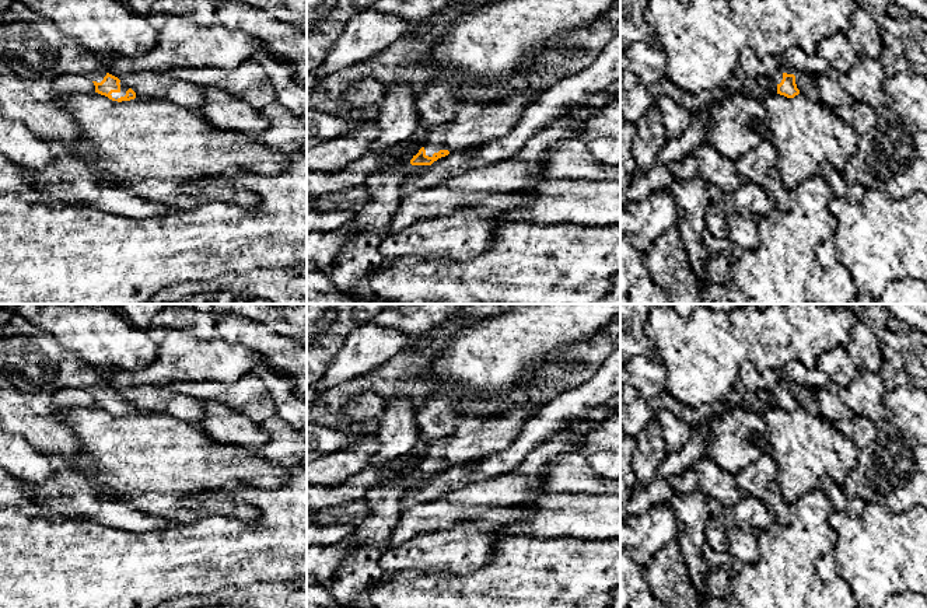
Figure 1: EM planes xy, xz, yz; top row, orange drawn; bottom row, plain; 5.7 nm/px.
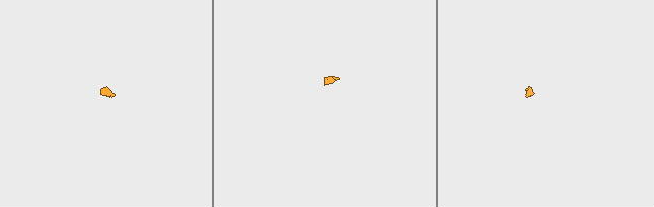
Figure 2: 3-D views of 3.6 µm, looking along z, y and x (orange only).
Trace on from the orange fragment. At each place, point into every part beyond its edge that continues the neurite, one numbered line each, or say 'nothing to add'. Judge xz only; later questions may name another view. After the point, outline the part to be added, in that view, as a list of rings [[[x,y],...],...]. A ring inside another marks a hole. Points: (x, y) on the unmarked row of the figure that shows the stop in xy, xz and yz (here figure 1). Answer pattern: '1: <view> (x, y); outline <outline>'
1: xz (474, 437); outline [[[545,402],[531,408],[514,408],[486,417],[464,415],[451,436],[421,440],[426,469],[440,464],[458,465],[479,457],[489,457],[510,445],[524,422]]]

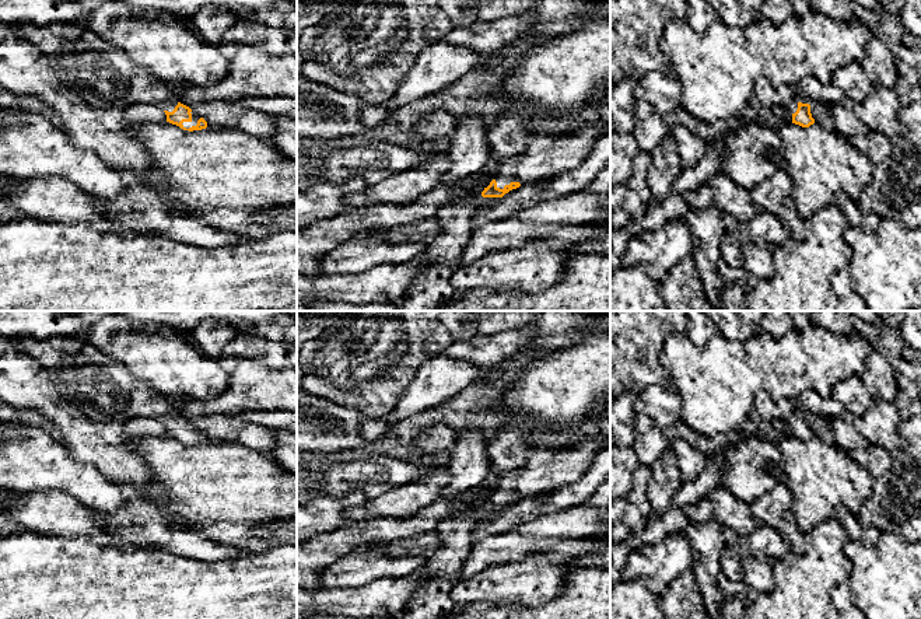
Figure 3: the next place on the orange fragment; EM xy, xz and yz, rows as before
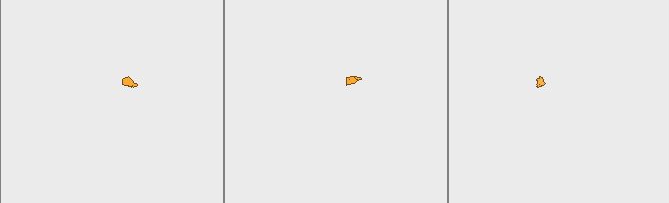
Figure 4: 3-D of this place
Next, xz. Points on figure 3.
1: xz (545, 469); outline [[[585,440],[557,450],[535,447],[522,468],[493,472],[497,501],[511,496],[529,497],[550,489],[560,489],[581,478],[595,454],[610,440]]]

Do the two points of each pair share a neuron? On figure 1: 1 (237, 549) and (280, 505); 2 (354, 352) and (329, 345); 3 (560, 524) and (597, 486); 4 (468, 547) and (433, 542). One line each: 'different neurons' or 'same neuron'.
1: same neuron
2: different neurons
3: different neurons
4: same neuron

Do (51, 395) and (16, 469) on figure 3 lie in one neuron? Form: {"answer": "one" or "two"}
{"answer": "two"}

